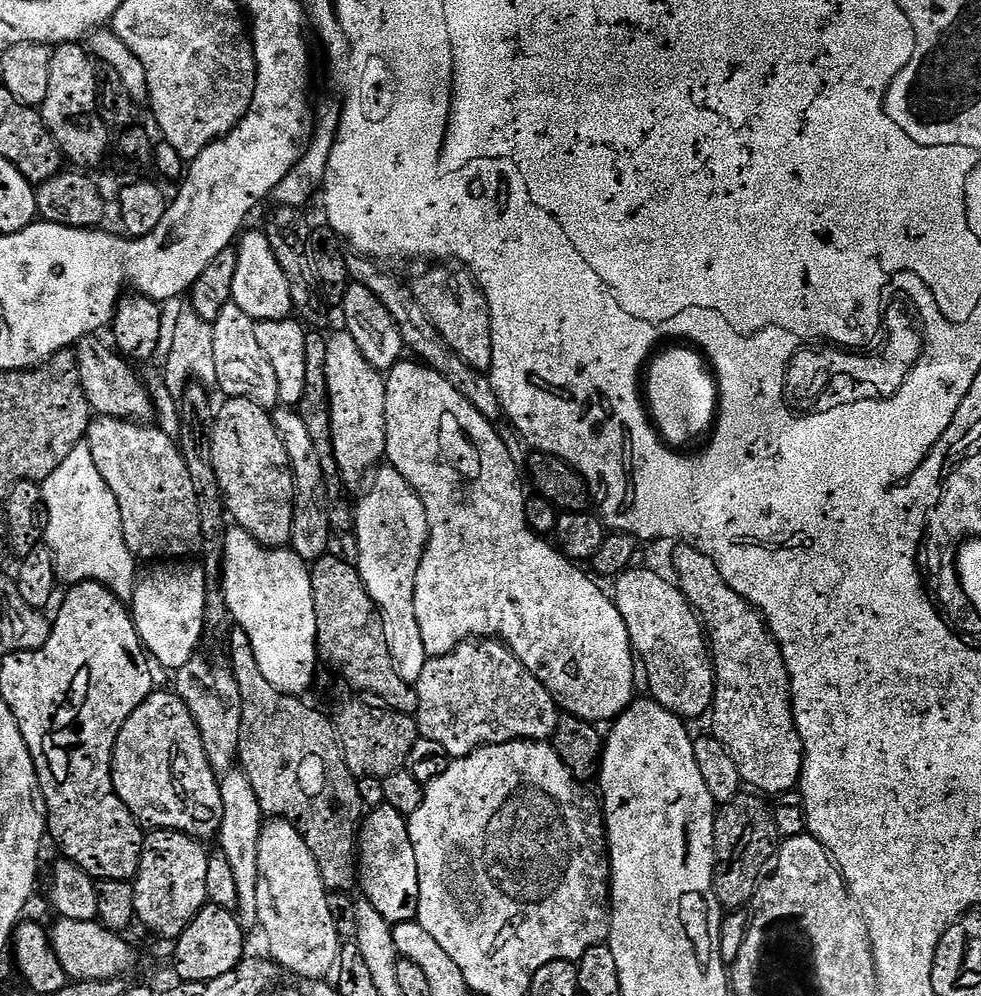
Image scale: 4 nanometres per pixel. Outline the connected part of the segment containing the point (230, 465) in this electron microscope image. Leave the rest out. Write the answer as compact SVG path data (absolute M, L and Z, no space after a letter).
M237 396L225 399L223 402L225 404L221 408L219 405L210 424L210 443L214 454L214 470L218 474L227 515L239 527L245 528L262 546L267 548L289 547L294 526L295 480L292 477L292 468L288 461L283 438L279 430L275 428L275 422L272 421L269 409L258 406L258 402L250 402L250 398L238 398Z

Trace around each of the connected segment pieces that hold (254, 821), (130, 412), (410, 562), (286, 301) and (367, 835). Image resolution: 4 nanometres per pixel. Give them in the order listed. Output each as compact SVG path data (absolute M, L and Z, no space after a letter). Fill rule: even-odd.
M229 770L219 777L222 794L222 822L218 833L219 851L223 852L230 871L234 874L236 887L236 907L241 927L255 929L258 924L258 842L260 830L265 823L260 800L254 794L254 786L248 776L240 770Z
M95 335L84 336L75 345L76 365L82 382L82 390L88 399L93 413L101 416L113 416L119 420L148 422L153 419L154 405L148 395L145 381L139 380L132 370L133 365L124 356L109 349Z
M377 468L371 473L371 484L372 489L354 508L354 537L356 552L360 555L360 577L384 619L386 642L398 674L403 680L414 682L430 658L426 654L426 646L422 646L422 630L418 630L418 618L414 614L418 566L428 544L428 519L418 494L396 468Z
M264 230L245 231L236 244L236 266L232 301L255 322L289 319L294 312L289 280L274 256L273 247Z
M383 803L379 808L373 808L363 817L362 823L358 828L358 888L363 899L370 902L370 906L374 906L374 910L378 910L378 914L382 914L382 918L386 918L388 923L395 926L397 924L404 924L408 920L416 920L416 911L418 910L418 858L414 858L414 842L410 842L410 830L408 829L408 822L404 815L398 810L394 810L389 804Z

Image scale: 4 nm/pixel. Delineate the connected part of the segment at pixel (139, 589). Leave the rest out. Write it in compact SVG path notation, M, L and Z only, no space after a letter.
M188 560L161 561L149 565L137 575L130 611L141 644L148 654L169 671L175 672L192 660L202 634L206 632L205 594L207 580L203 567Z

